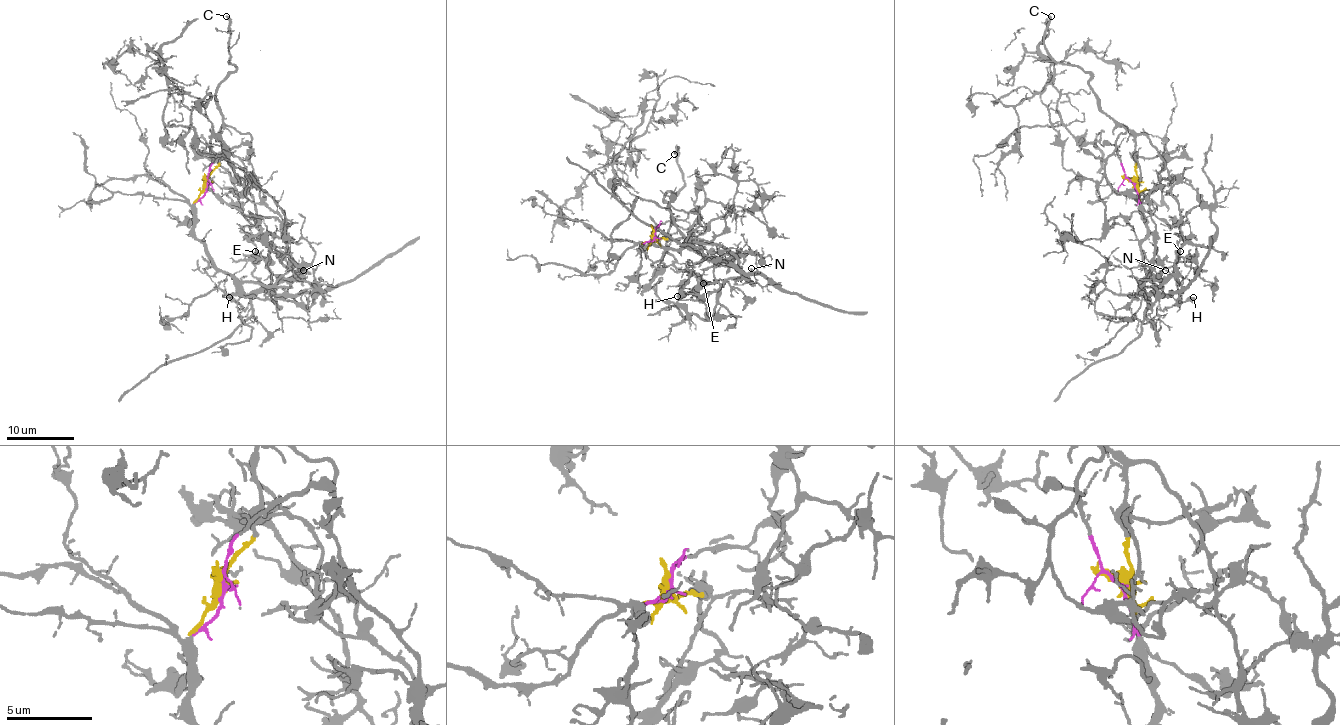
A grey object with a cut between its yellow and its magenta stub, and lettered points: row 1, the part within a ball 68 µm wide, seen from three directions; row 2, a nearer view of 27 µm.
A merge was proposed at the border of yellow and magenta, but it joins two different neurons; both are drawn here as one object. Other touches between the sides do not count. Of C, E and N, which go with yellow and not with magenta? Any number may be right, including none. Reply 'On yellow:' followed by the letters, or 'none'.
On yellow: C, E, N

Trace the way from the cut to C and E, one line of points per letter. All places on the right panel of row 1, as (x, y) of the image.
C: (1133, 184), (1134, 136), (1100, 109), (1090, 75), (1051, 56), (1044, 44), (1051, 15)
E: (1133, 184), (1136, 173), (1134, 139), (1145, 134), (1165, 163), (1170, 192), (1178, 206), (1184, 240), (1180, 252)

